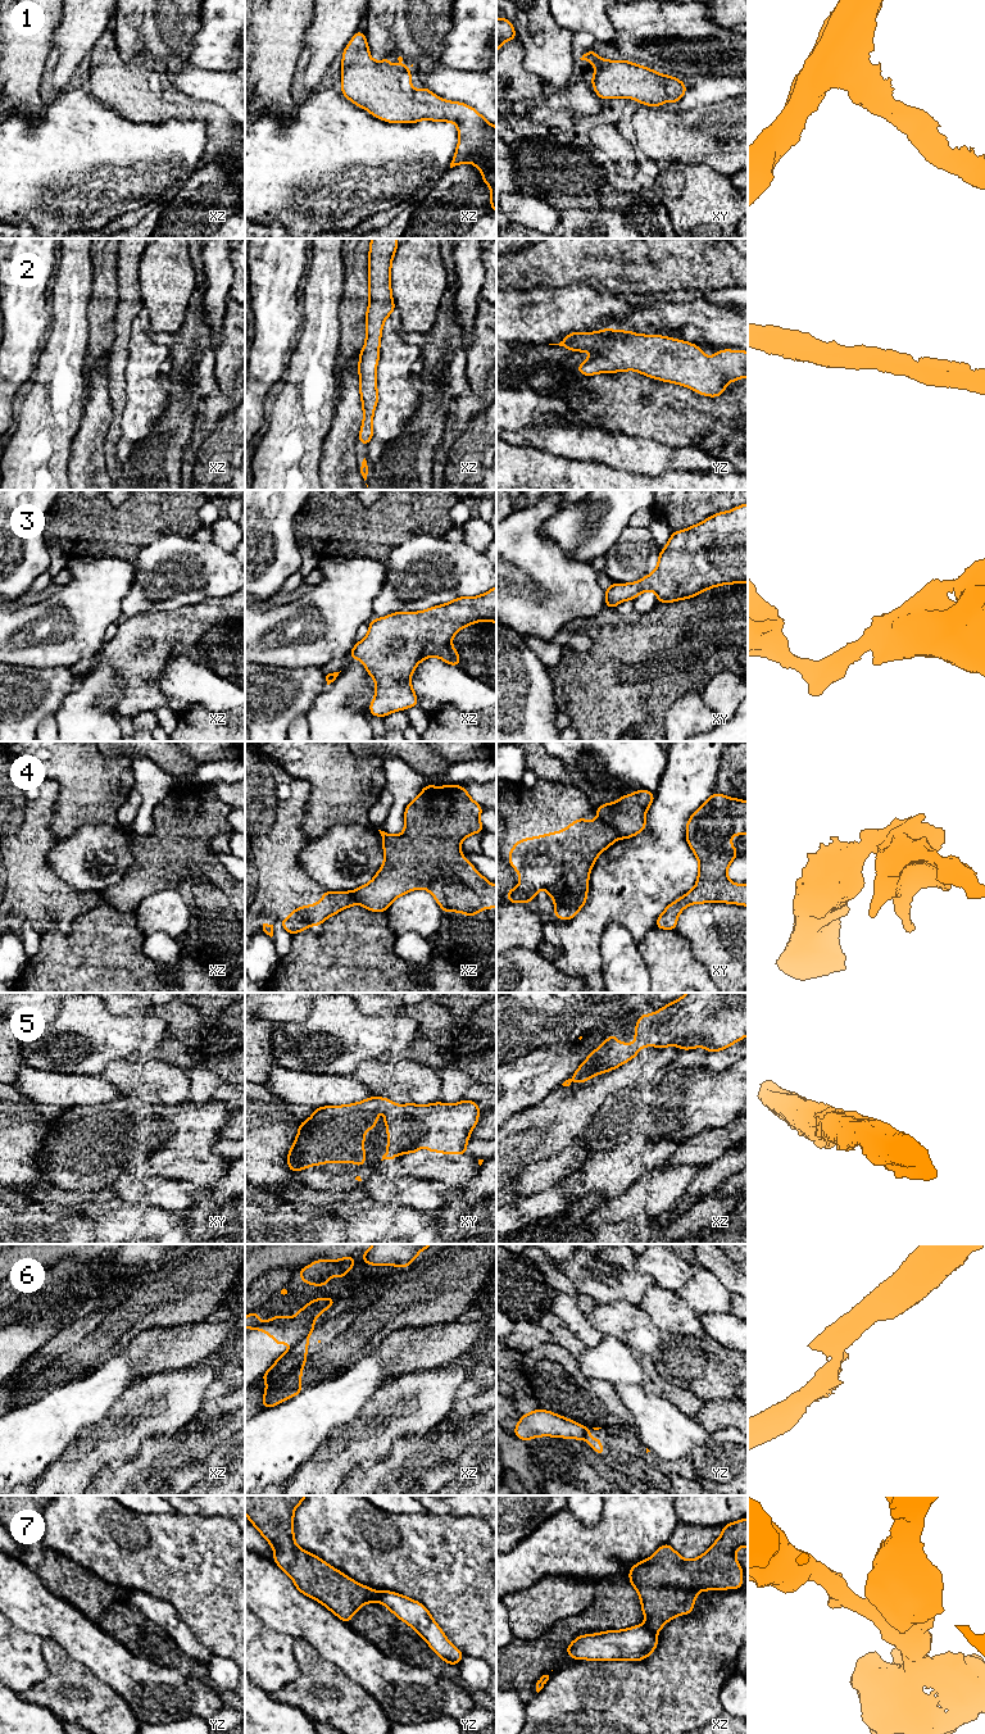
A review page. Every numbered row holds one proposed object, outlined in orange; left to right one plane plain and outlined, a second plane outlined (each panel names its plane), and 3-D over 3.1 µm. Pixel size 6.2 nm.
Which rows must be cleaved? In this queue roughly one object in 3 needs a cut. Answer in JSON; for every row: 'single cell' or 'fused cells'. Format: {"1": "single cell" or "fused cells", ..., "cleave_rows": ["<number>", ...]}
{"1": "single cell", "2": "single cell", "3": "single cell", "4": "fused cells", "5": "single cell", "6": "fused cells", "7": "fused cells", "cleave_rows": ["4", "6", "7"]}

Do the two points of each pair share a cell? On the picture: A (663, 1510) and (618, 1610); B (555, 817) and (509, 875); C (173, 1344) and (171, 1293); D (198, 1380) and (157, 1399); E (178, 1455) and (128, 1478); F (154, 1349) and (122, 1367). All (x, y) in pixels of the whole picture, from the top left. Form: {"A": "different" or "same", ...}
{"A": "different", "B": "same", "C": "different", "D": "same", "E": "same", "F": "different"}

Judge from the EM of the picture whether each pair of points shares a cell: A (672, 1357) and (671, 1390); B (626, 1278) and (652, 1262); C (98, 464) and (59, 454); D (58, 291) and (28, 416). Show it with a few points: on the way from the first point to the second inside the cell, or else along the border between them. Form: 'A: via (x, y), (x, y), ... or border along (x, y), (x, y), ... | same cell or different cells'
A: border along (652, 1360), (654, 1370), (662, 1378), (698, 1397) | different cells
B: border along (635, 1257), (635, 1267), (656, 1283) | different cells
C: border along (78, 427), (73, 440), (73, 453), (67, 476) | different cells
D: via (62, 322), (62, 361), (57, 385) | same cell

